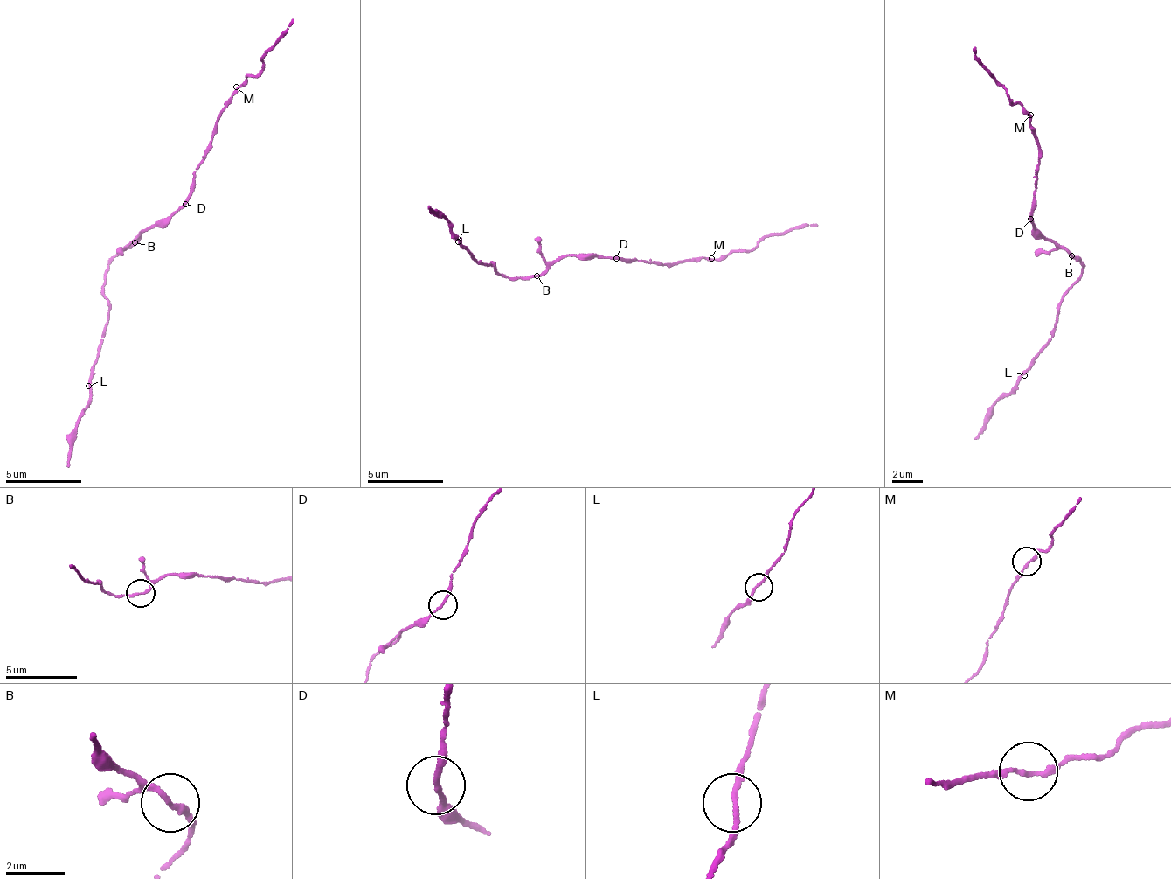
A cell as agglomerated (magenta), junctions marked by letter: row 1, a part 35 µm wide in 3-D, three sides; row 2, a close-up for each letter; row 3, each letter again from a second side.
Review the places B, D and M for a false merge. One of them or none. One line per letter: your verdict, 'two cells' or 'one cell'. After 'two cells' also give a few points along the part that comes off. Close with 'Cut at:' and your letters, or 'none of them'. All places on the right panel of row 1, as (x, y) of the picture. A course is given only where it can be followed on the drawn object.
B: one cell
D: one cell
M: one cell
Cut at: none of them

